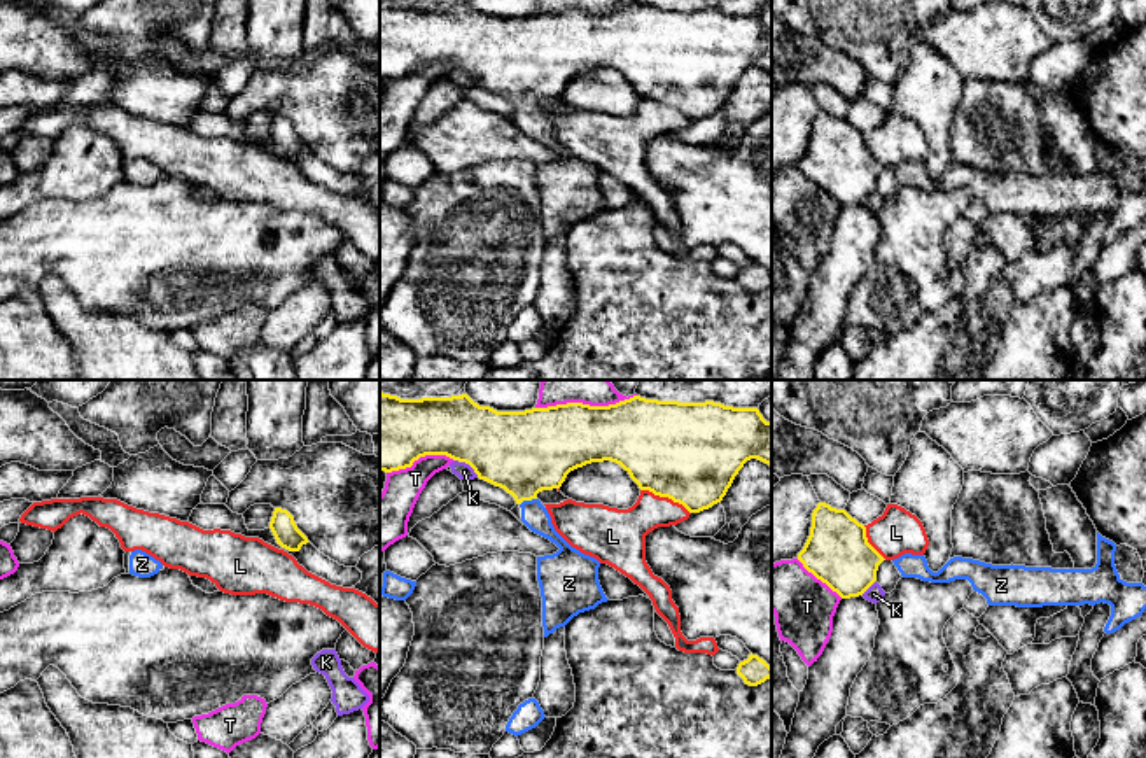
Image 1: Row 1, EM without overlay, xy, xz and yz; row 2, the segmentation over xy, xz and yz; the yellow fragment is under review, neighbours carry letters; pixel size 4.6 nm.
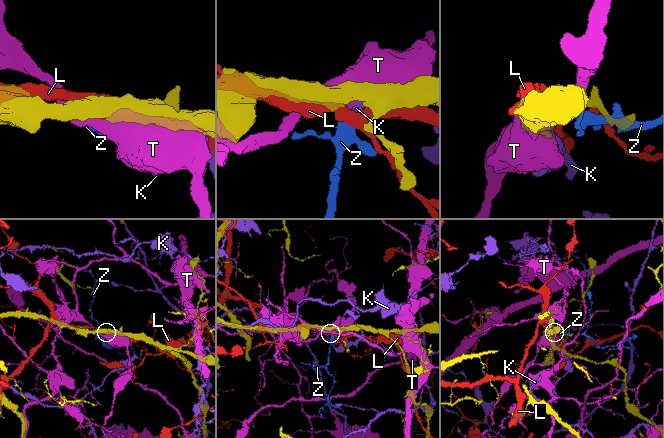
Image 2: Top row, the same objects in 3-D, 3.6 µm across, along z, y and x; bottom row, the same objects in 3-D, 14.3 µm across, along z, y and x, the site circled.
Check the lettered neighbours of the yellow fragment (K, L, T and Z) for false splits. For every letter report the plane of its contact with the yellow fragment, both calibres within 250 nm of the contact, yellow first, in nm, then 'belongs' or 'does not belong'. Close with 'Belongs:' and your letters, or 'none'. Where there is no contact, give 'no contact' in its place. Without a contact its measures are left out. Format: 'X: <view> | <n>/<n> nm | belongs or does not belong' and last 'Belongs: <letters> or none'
K: xz | 380/80 nm | does not belong
L: xz | 460/200 nm | does not belong
T: xz | 360/170 nm | does not belong
Z: xz | 380/120 nm | belongs
Belongs: Z

